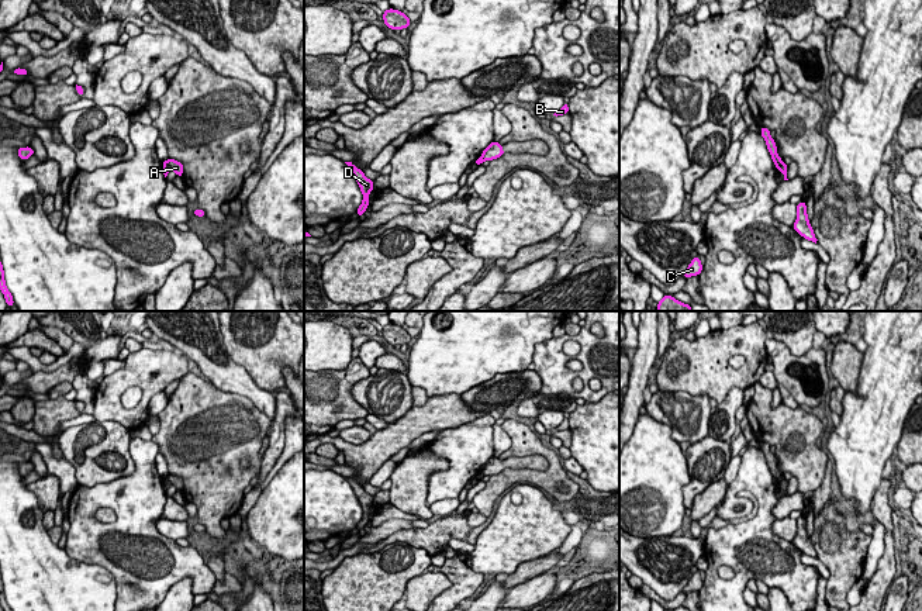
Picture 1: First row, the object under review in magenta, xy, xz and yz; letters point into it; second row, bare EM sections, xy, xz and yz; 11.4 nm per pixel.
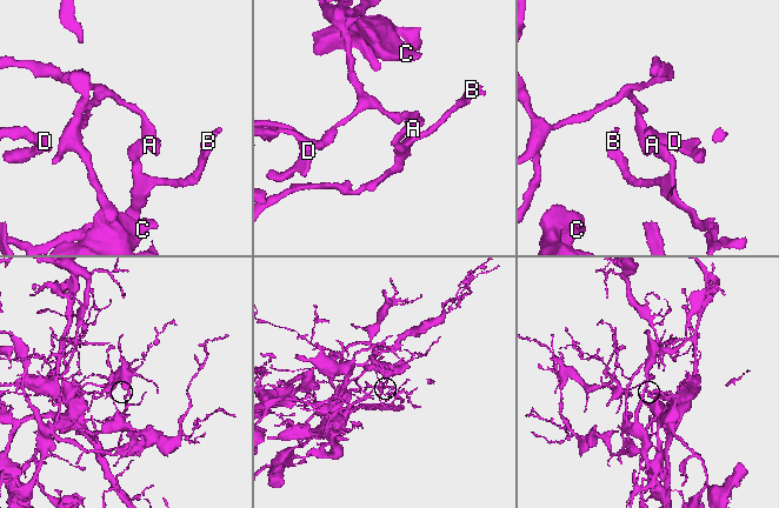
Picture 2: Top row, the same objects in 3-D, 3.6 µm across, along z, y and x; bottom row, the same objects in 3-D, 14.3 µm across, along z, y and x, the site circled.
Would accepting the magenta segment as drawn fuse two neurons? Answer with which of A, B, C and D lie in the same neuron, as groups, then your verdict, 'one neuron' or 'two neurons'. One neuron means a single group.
groups A / B C D; two neurons

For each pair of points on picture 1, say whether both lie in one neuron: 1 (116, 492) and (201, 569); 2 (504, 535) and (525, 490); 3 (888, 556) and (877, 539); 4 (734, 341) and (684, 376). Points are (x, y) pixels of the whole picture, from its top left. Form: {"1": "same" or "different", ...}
{"1": "same", "2": "same", "3": "different", "4": "same"}

